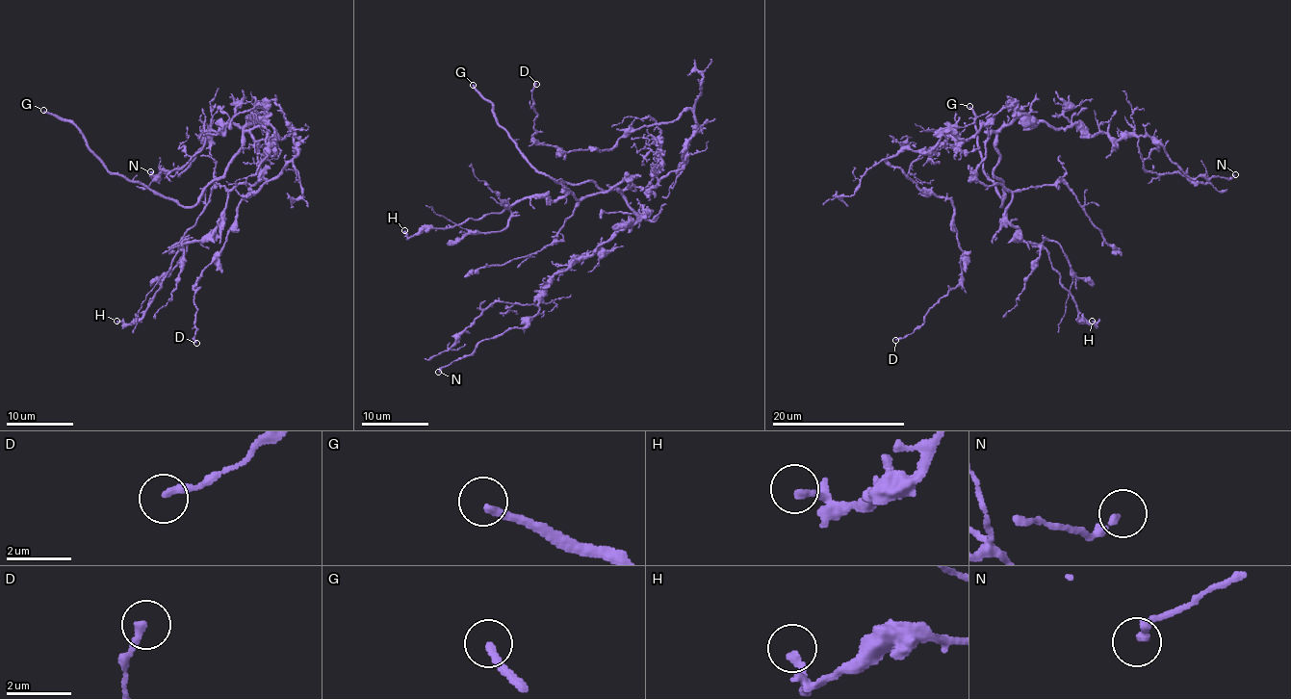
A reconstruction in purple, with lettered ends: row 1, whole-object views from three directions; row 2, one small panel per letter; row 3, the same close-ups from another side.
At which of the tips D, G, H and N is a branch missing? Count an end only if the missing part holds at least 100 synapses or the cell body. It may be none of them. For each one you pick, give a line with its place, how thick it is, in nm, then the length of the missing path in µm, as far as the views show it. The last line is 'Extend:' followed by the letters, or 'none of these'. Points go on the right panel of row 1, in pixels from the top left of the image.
G: at (969, 106); 240 nm thick; about 50 µm are missing
Extend: G

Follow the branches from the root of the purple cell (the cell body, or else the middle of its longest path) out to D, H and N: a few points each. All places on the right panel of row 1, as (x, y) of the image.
D: (983, 125), (968, 139), (949, 137), (912, 164), (916, 180), (951, 201), (962, 271), (924, 322), (895, 340)
H: (983, 125), (977, 178), (1011, 194), (1005, 220), (1021, 241), (1047, 251), (1060, 285), (1092, 321)
N: (983, 125), (996, 130), (1018, 116), (1055, 128), (1077, 124), (1117, 139), (1148, 136), (1192, 178), (1235, 174)

